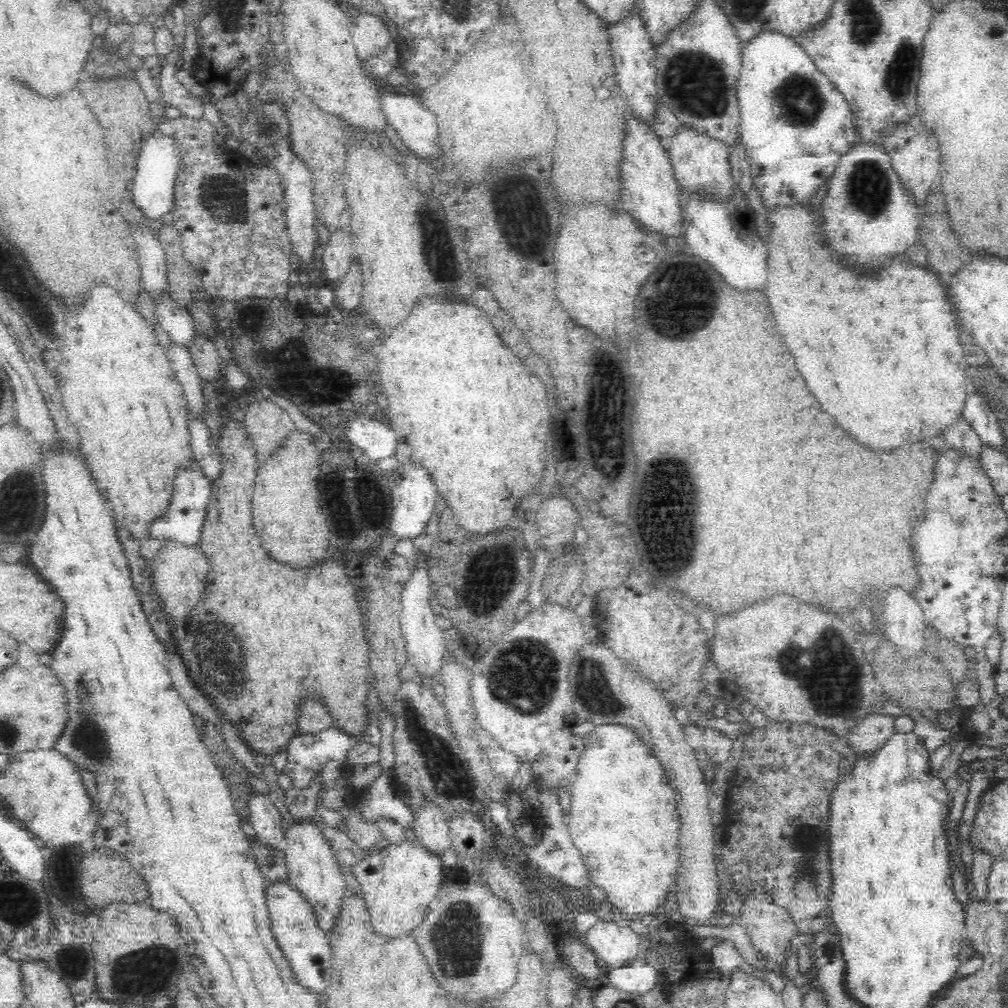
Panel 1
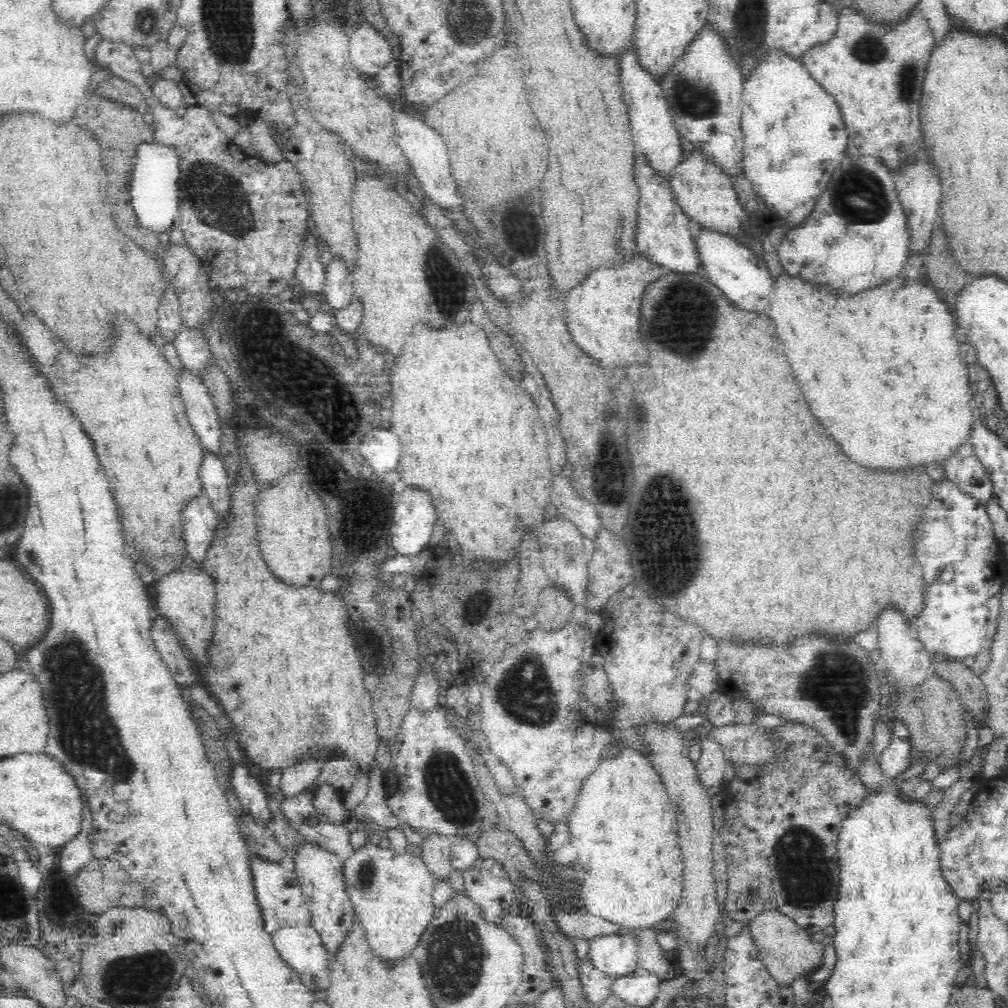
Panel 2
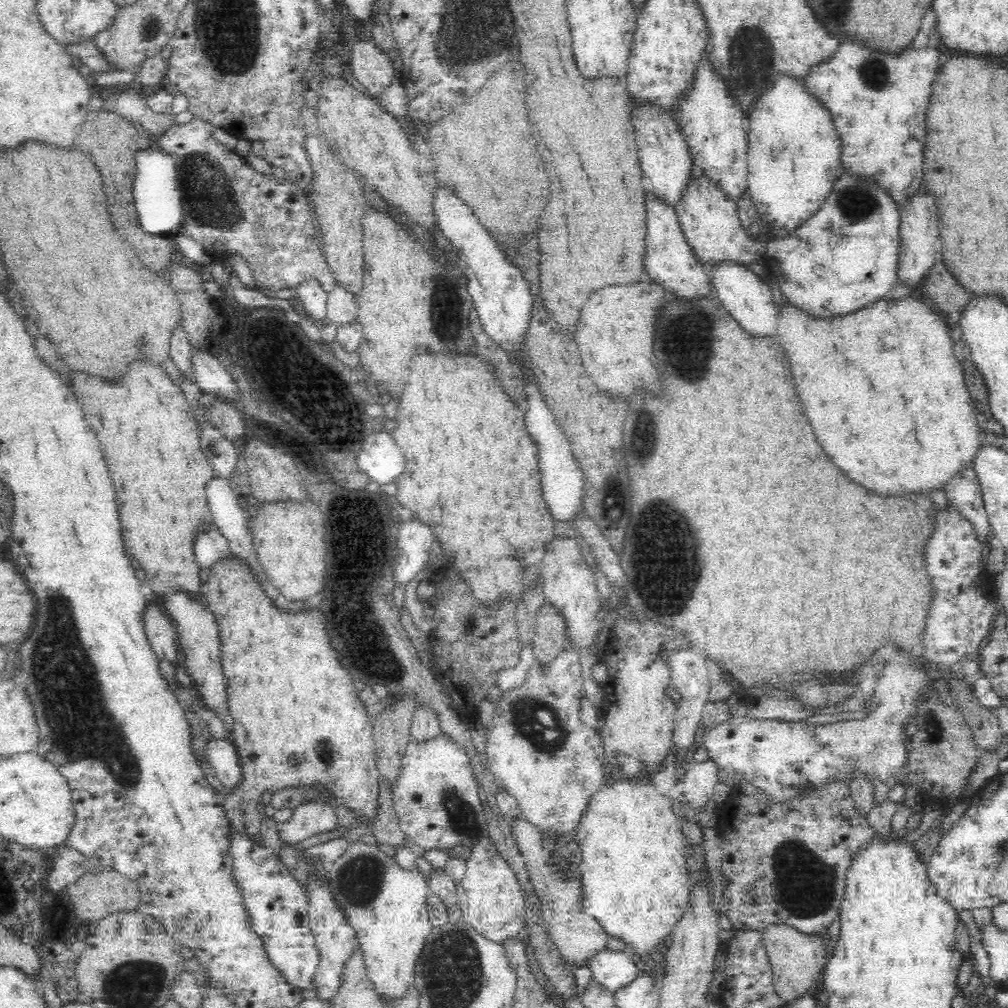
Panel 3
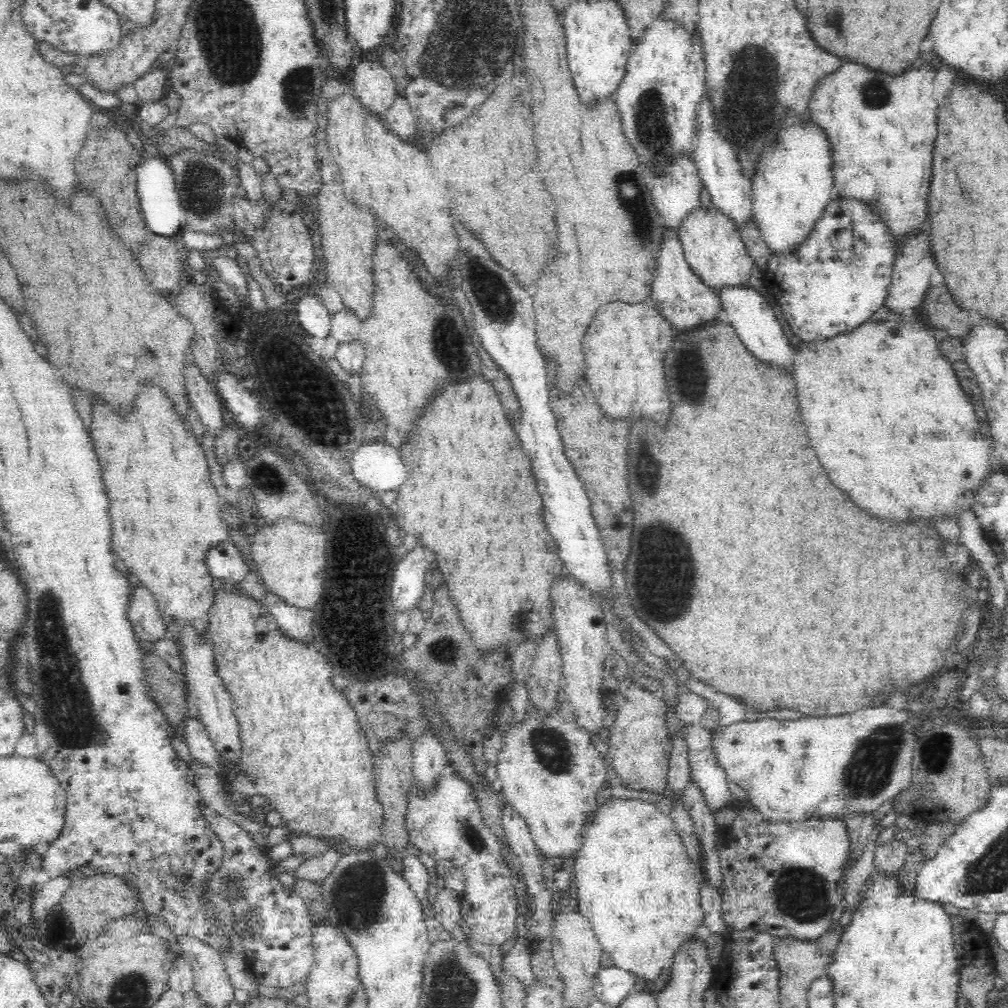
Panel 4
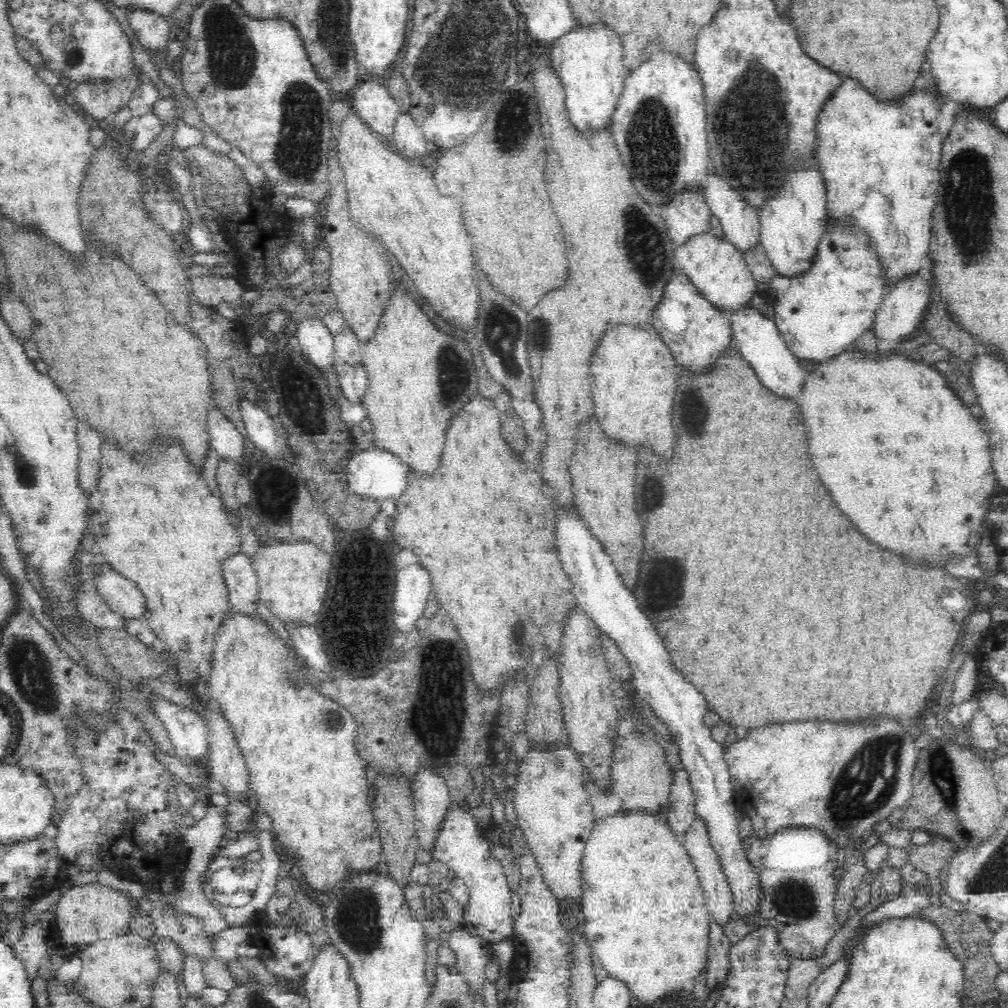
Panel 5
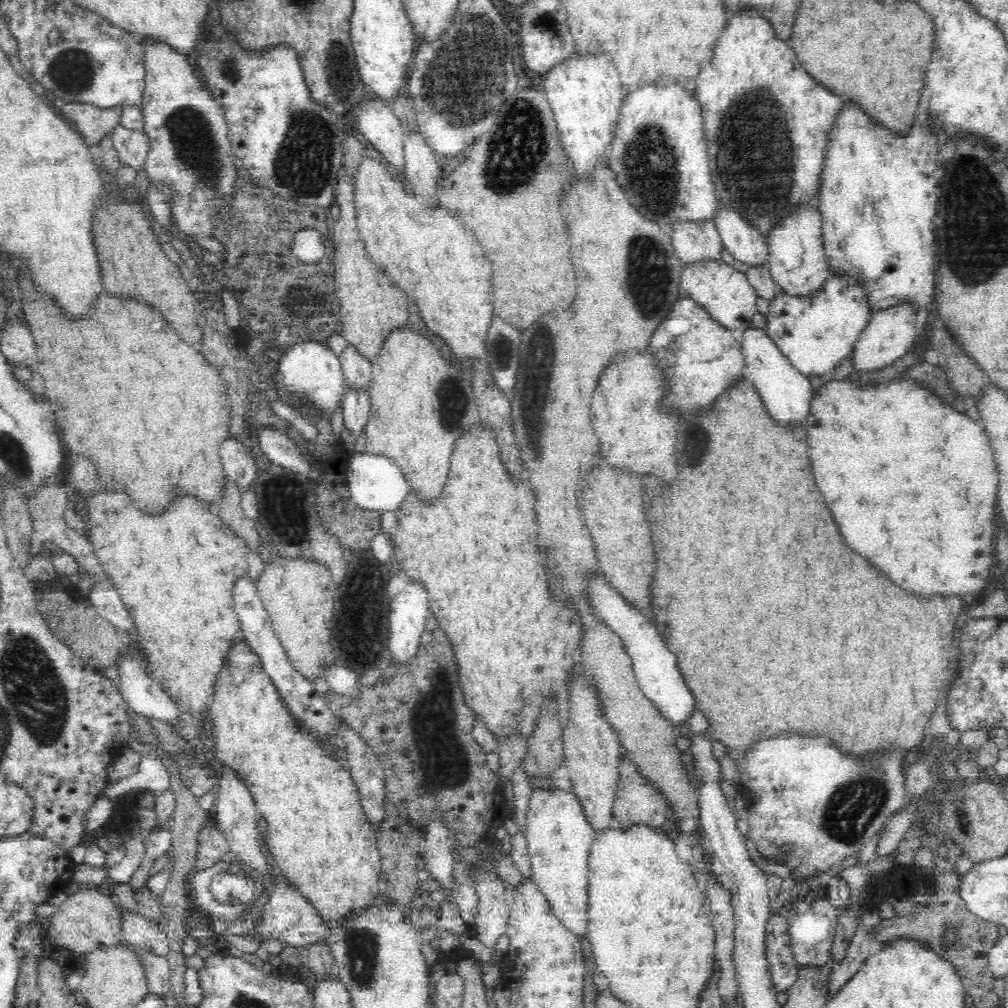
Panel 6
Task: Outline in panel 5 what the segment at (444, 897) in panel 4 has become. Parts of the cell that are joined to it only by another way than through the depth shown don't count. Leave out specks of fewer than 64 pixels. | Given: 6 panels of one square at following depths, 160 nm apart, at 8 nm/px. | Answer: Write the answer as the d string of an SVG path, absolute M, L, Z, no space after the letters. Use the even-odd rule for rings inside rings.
M467 927L456 928L450 932L446 942L456 956L456 967L468 979L468 985L474 987L477 994L484 992L484 967L489 956L489 947Z

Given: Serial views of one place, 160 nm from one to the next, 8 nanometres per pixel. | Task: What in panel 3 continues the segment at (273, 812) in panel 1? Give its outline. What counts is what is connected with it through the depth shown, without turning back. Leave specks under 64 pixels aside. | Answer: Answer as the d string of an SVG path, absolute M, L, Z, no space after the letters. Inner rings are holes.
M214 740L208 747L208 760L214 768L218 781L226 790L234 790L243 782L242 765L238 753L229 740Z

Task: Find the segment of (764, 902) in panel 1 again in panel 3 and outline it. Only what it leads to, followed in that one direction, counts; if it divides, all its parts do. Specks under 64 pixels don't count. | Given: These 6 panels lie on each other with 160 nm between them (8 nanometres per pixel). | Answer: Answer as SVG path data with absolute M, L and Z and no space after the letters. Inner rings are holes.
M780 922L770 923L758 931L773 970L773 988L782 999L782 1004L792 1002L795 998L810 993L828 960L824 948L825 939L818 935L804 934L788 924Z

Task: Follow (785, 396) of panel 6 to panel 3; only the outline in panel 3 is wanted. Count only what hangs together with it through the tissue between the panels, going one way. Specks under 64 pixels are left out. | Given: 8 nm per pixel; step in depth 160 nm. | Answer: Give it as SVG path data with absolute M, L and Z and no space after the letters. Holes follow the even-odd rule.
M720 260L708 268L710 284L716 298L722 302L724 308L730 312L734 319L742 322L746 330L754 335L776 337L777 309L772 301L771 283L763 277L754 274L752 270L735 260Z

